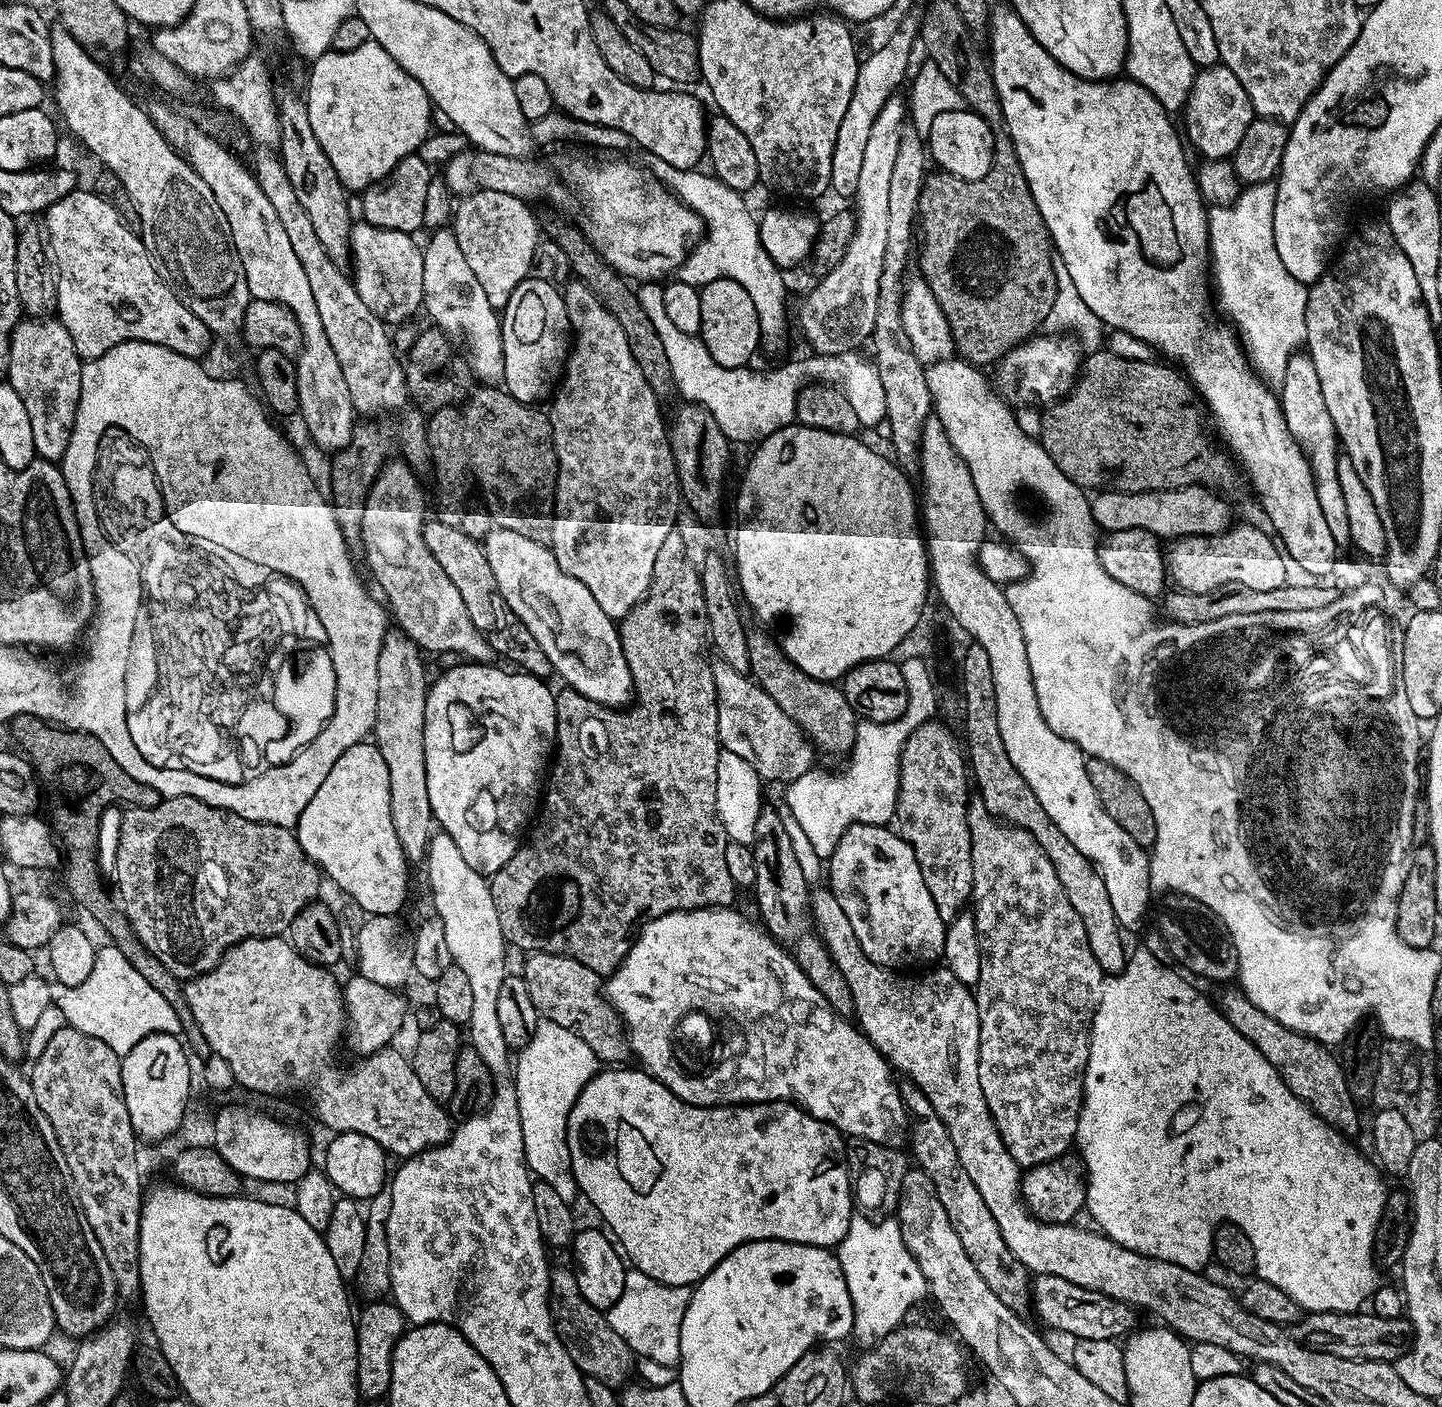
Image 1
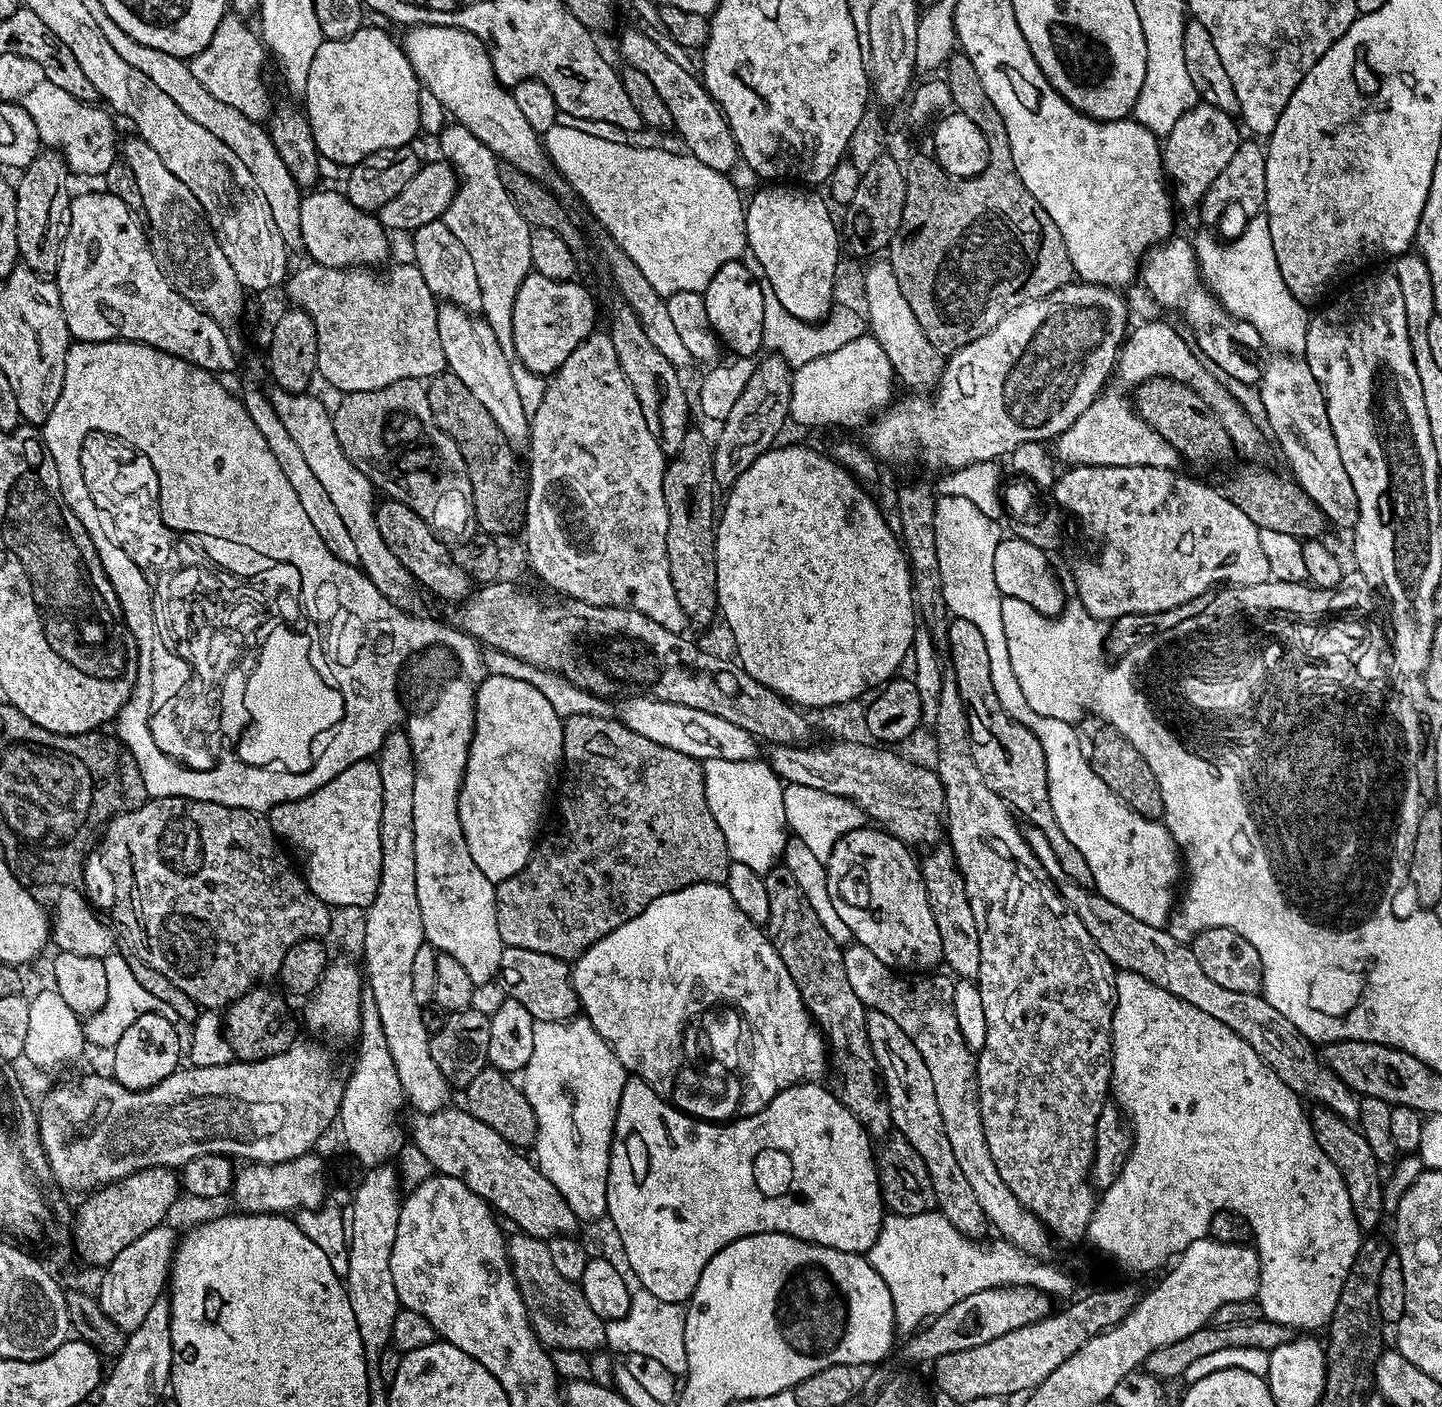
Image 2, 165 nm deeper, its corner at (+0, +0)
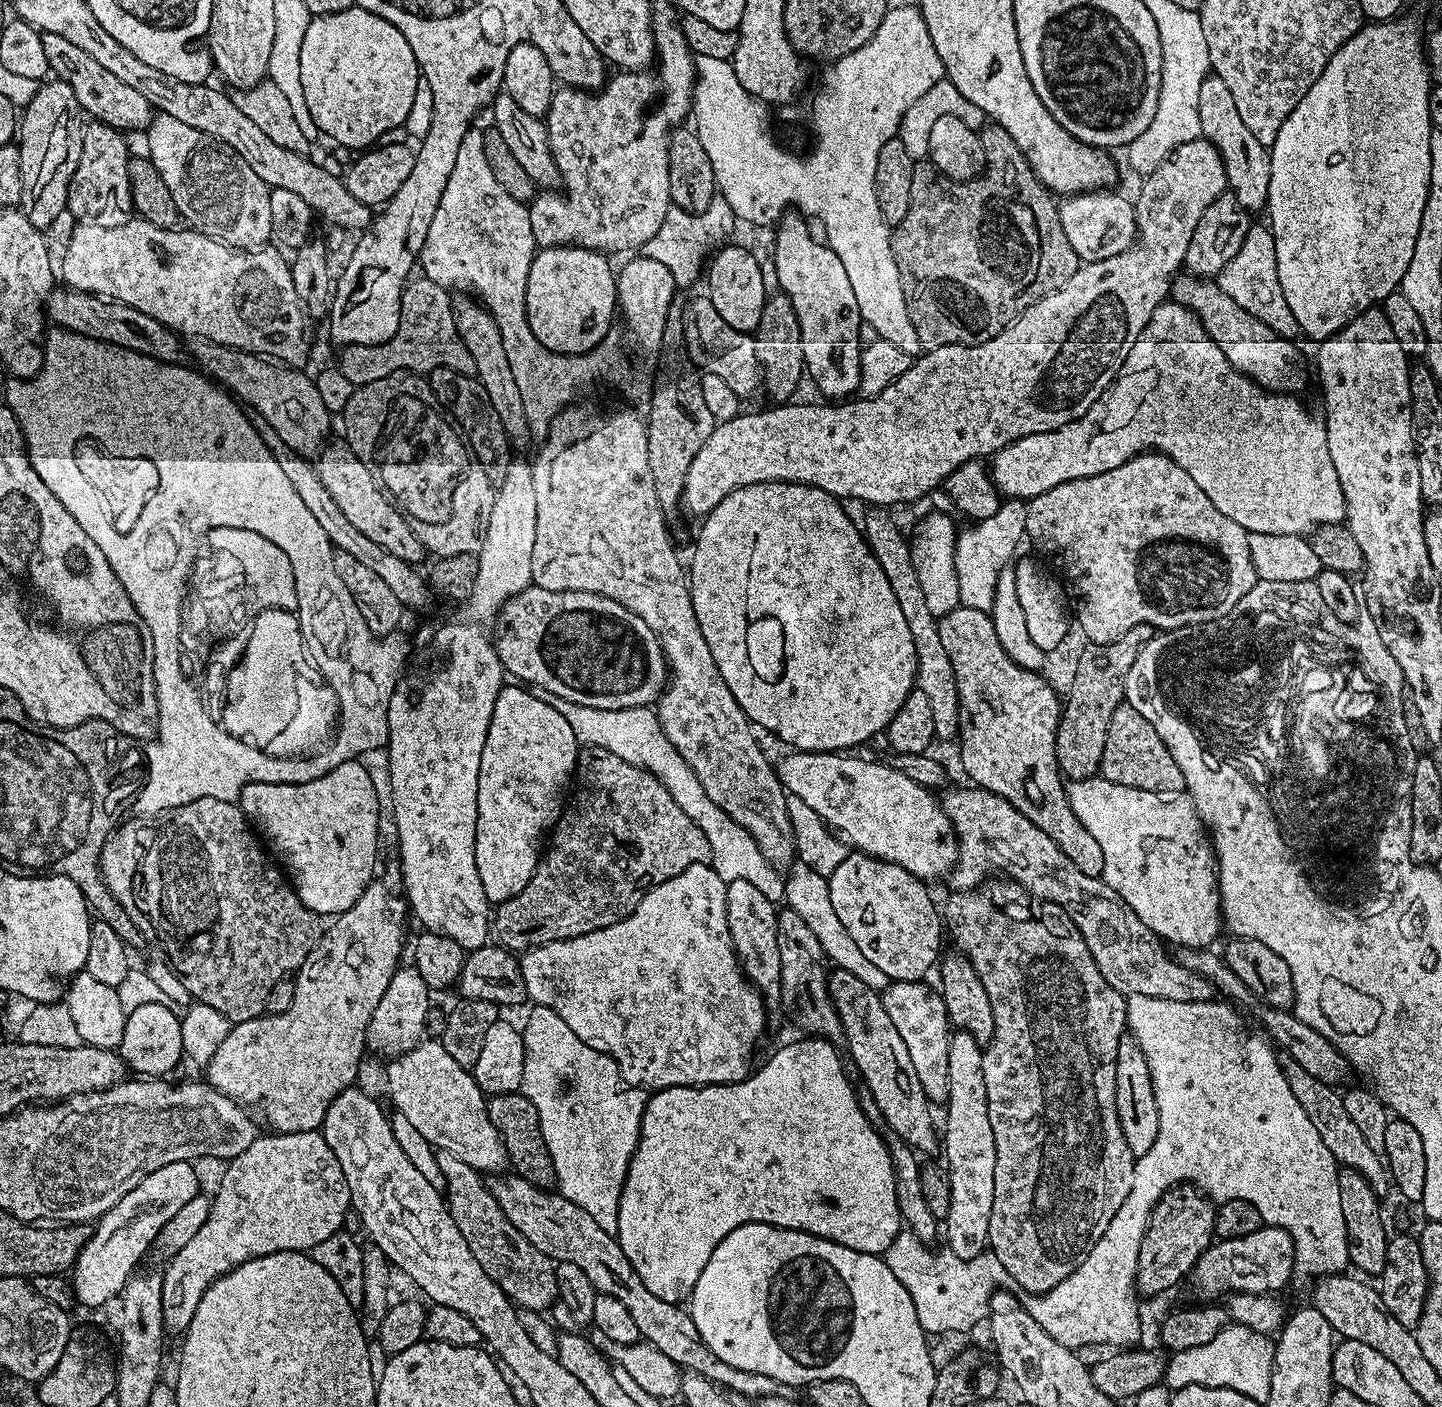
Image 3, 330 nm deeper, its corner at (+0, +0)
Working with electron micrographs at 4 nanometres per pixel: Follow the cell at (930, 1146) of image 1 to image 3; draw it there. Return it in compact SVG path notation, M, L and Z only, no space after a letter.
M841 968L829 973L828 992L843 1024L852 1060L864 1079L866 1092L872 1096L878 1110L884 1115L884 1124L917 1153L939 1153L942 1144L938 1139L938 1128L936 1132L936 1124L932 1121L933 1105L926 1090L922 1090L922 1082L918 1082L914 1062L910 1062L910 1050L906 1050L902 1034L898 1034L890 1014L886 1013L881 993Z

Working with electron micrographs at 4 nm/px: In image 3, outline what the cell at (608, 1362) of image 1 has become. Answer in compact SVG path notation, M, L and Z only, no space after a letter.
M438 1148L435 1154L447 1184L448 1213L454 1218L458 1230L462 1230L462 1238L466 1238L466 1246L470 1246L470 1254L478 1258L482 1270L486 1270L486 1274L490 1274L490 1278L494 1278L501 1290L523 1311L525 1308L528 1312L547 1313L556 1291L554 1261L542 1254L542 1250L534 1250L534 1246L530 1246L530 1242L526 1242L526 1238L514 1230L481 1173L462 1162L458 1154L450 1154L450 1150Z

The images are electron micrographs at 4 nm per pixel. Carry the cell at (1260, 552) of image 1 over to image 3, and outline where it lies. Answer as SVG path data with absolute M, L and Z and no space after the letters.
M1142 452L1139 456L1122 462L1122 466L1114 466L1114 470L1062 482L1062 486L1054 486L1054 490L1046 490L1046 494L1032 497L1027 501L1027 505L1024 527L1027 539L1032 539L1033 546L1044 556L1052 556L1056 552L1057 558L1060 559L1059 575L1066 585L1066 592L1074 609L1075 623L1084 631L1084 640L1088 644L1109 644L1122 638L1126 630L1143 624L1153 630L1171 630L1191 624L1214 622L1230 614L1230 610L1234 610L1234 606L1238 606L1238 602L1242 602L1242 598L1246 598L1246 594L1250 594L1252 587L1258 583L1254 562L1250 558L1248 533L1242 526L1238 526L1238 522L1234 522L1234 518L1226 518L1226 514L1222 514L1222 510L1218 510L1218 506L1214 506L1214 502L1210 502L1210 498L1202 494L1198 482L1194 482L1194 478L1190 478L1190 474L1186 474L1186 470L1178 466L1178 462L1160 452Z

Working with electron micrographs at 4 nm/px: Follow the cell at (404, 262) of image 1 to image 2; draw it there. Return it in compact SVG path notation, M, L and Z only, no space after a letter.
M309 191L300 201L303 249L312 255L309 257L327 268L345 270L382 263L388 256L389 233L381 226L379 219L353 206L343 191L318 191Z

